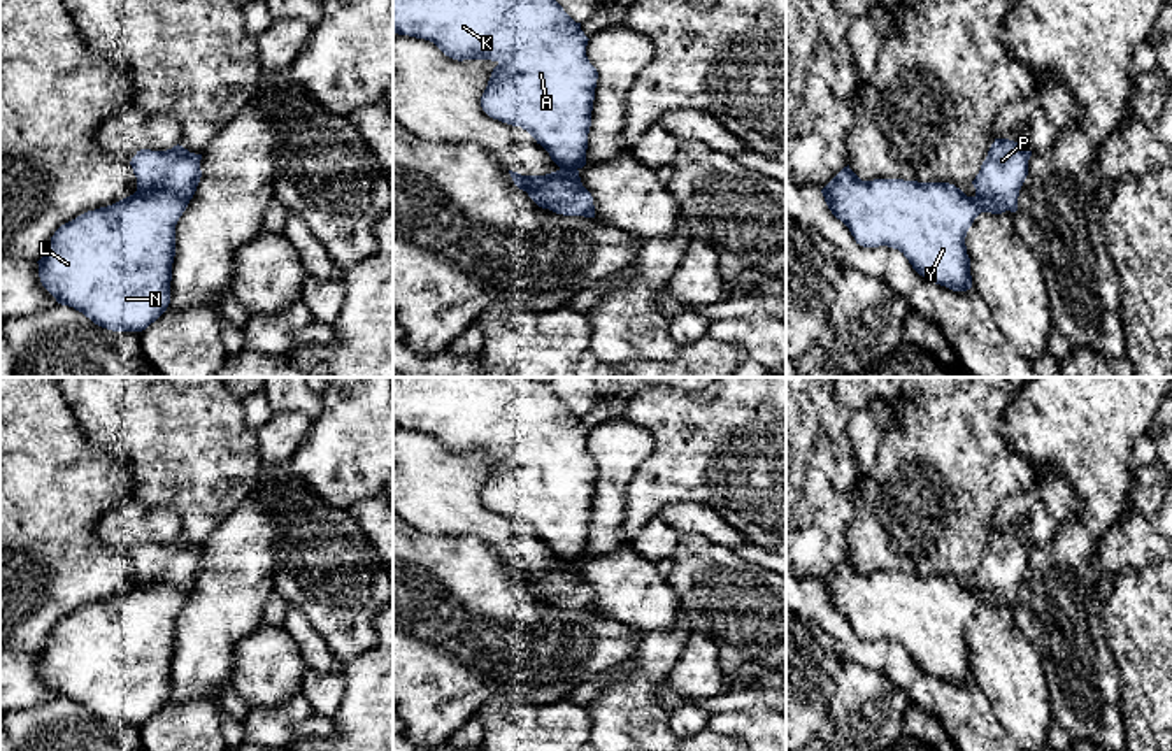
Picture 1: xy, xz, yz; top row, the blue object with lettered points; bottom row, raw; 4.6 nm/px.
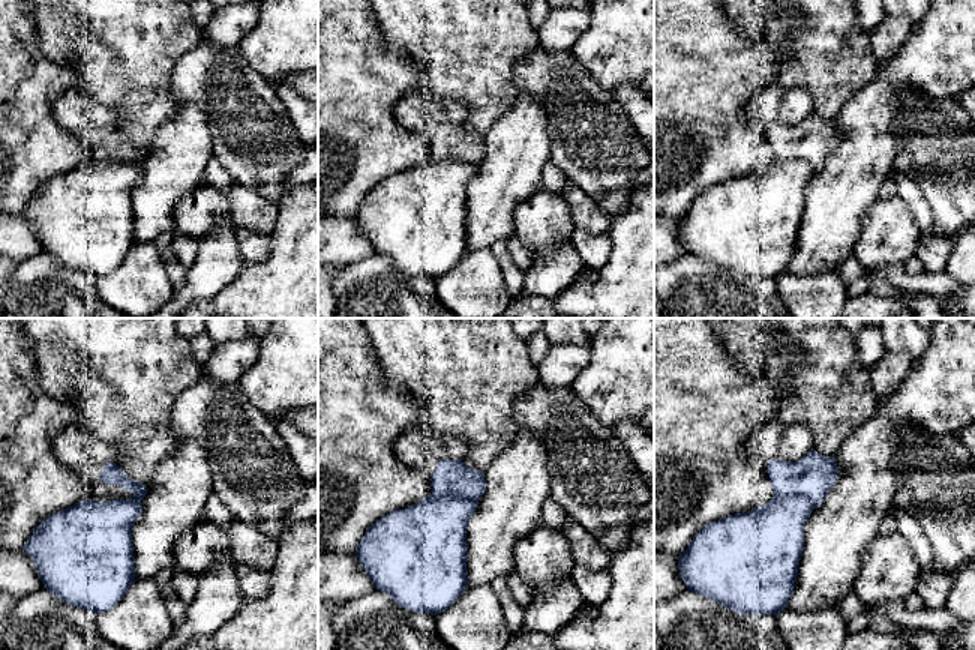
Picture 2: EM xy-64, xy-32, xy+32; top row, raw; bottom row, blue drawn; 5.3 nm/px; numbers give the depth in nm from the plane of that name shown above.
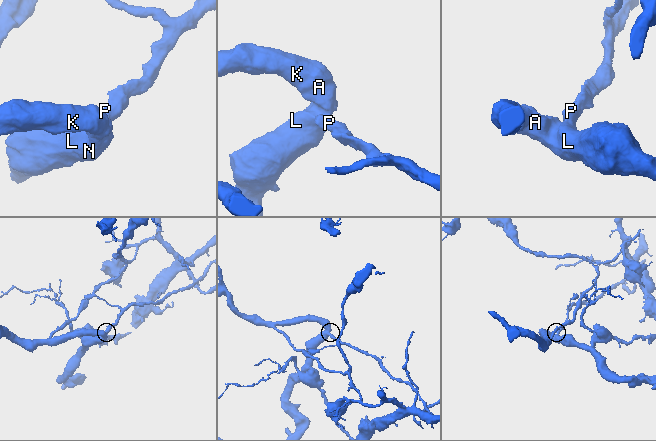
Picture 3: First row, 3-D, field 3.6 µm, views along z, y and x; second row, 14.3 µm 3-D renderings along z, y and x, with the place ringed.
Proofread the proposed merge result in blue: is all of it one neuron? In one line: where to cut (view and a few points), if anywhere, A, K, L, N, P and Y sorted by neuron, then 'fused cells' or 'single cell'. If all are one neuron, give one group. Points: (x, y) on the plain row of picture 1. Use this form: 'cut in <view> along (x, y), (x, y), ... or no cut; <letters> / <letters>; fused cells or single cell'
cut in xy along (137, 581), (171, 583), (188, 593); A K L N Y / P; fused cells

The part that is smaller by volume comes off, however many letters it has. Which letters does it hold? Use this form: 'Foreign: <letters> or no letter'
Foreign: P

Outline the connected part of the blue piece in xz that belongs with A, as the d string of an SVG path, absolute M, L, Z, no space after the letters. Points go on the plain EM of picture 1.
M393 377L393 425L433 435L446 449L491 453L493 461L481 490L482 504L502 516L521 519L560 560L546 569L521 569L509 563L514 577L542 602L568 595L586 558L588 526L598 465L586 449L588 430L544 377Z

